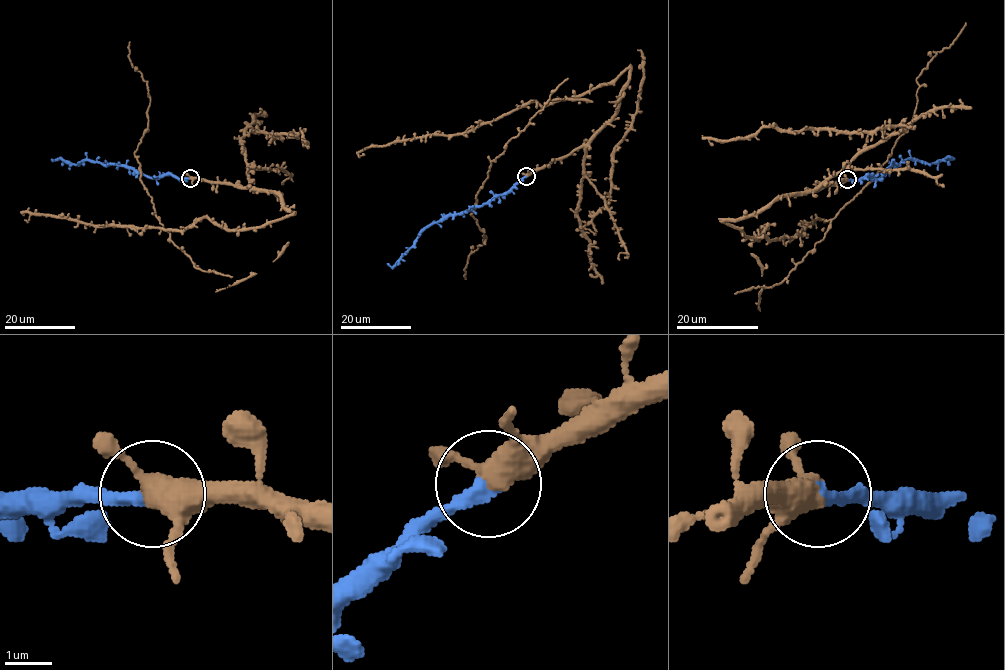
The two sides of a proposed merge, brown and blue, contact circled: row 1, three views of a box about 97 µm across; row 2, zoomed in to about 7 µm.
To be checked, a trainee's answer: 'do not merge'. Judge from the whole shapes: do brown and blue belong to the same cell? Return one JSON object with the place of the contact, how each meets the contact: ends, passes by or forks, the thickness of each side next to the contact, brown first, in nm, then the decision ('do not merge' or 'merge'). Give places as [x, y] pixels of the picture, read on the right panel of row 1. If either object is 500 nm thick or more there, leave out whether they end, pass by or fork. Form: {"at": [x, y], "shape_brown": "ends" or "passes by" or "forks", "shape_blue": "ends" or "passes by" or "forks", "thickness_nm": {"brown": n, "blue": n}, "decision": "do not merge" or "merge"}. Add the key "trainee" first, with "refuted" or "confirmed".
{"trainee": "refuted", "at": [847, 179], "shape_brown": "forks", "shape_blue": "ends", "thickness_nm": {"brown": 360, "blue": 420}, "decision": "merge"}

